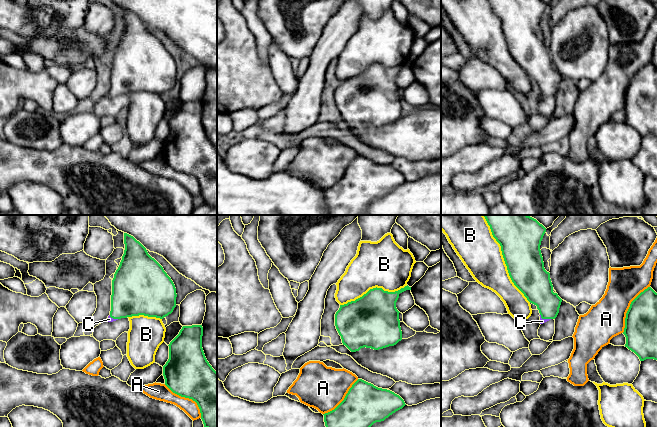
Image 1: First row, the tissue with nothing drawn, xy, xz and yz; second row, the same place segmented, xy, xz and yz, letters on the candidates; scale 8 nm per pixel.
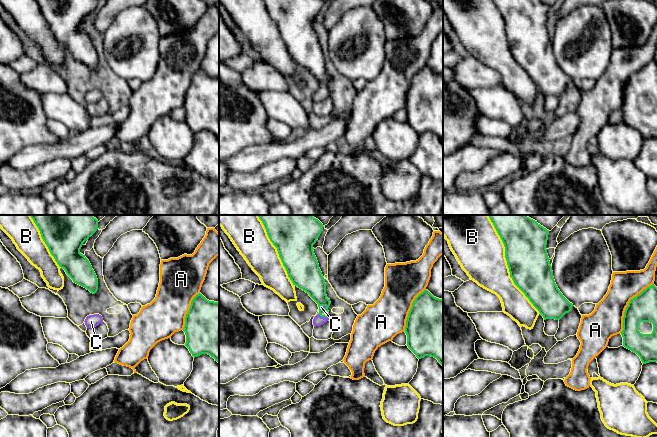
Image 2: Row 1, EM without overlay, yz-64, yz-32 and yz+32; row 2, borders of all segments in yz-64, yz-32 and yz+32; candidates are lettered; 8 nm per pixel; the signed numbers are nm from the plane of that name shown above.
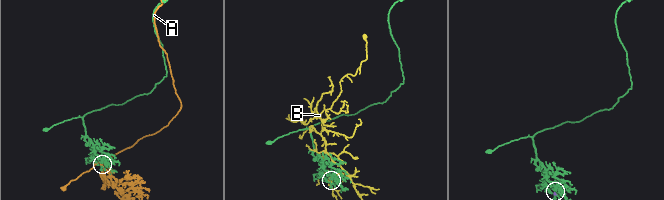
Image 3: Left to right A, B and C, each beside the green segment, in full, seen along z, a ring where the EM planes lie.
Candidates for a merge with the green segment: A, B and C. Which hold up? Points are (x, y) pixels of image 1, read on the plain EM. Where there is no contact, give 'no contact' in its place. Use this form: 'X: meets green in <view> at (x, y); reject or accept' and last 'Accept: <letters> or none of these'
A: meets green in yz at (629, 84); reject
B: meets green in yz at (505, 39); reject
C: meets green in yz at (544, 94); accept
Accept: C

